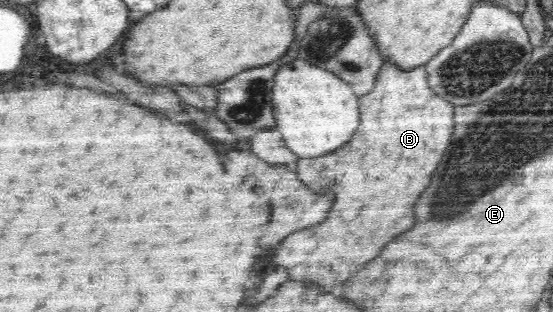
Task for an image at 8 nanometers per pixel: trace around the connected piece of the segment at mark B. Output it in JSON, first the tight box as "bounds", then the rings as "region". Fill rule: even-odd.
{"bounds":[272,60,455,292],"region":[[[385,60],[378,76],[376,76],[376,84],[374,85],[374,88],[372,88],[366,96],[360,96],[360,114],[362,114],[362,116],[360,116],[360,128],[356,128],[354,140],[352,140],[350,144],[344,146],[344,148],[340,148],[340,150],[328,154],[328,156],[323,155],[315,157],[314,159],[299,159],[293,165],[296,175],[298,175],[298,179],[304,182],[310,190],[313,190],[314,192],[326,192],[326,190],[332,190],[332,192],[334,192],[336,198],[334,198],[334,204],[332,204],[332,208],[330,208],[330,212],[336,212],[336,214],[328,214],[328,218],[326,218],[324,222],[310,226],[310,228],[306,228],[306,230],[294,232],[292,236],[288,236],[288,238],[282,240],[280,248],[278,248],[276,254],[272,256],[272,262],[274,262],[276,266],[286,268],[288,278],[290,278],[289,281],[316,284],[322,292],[332,292],[336,284],[348,280],[354,272],[360,272],[360,270],[364,268],[364,264],[370,262],[372,258],[376,258],[376,256],[380,254],[380,250],[382,250],[382,248],[384,248],[394,236],[406,232],[406,230],[412,228],[412,224],[416,222],[416,218],[414,218],[414,204],[416,204],[418,196],[428,188],[428,184],[430,184],[430,180],[432,180],[432,174],[434,174],[438,162],[442,160],[442,154],[446,152],[446,148],[448,148],[448,144],[450,144],[450,136],[452,136],[452,128],[454,128],[454,116],[452,116],[452,112],[454,112],[455,105],[448,104],[446,100],[438,98],[438,96],[430,90],[430,85],[426,82],[426,74],[426,65],[412,68],[412,70],[402,70],[391,60]]]}

